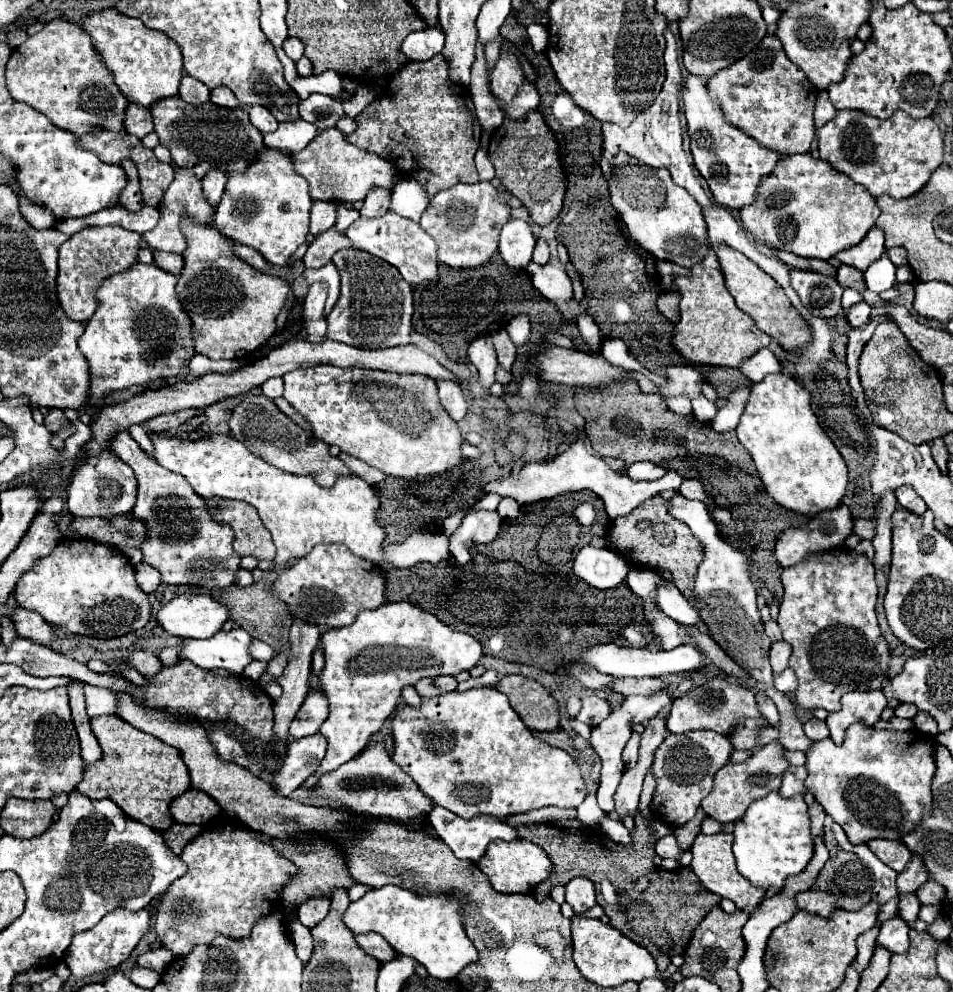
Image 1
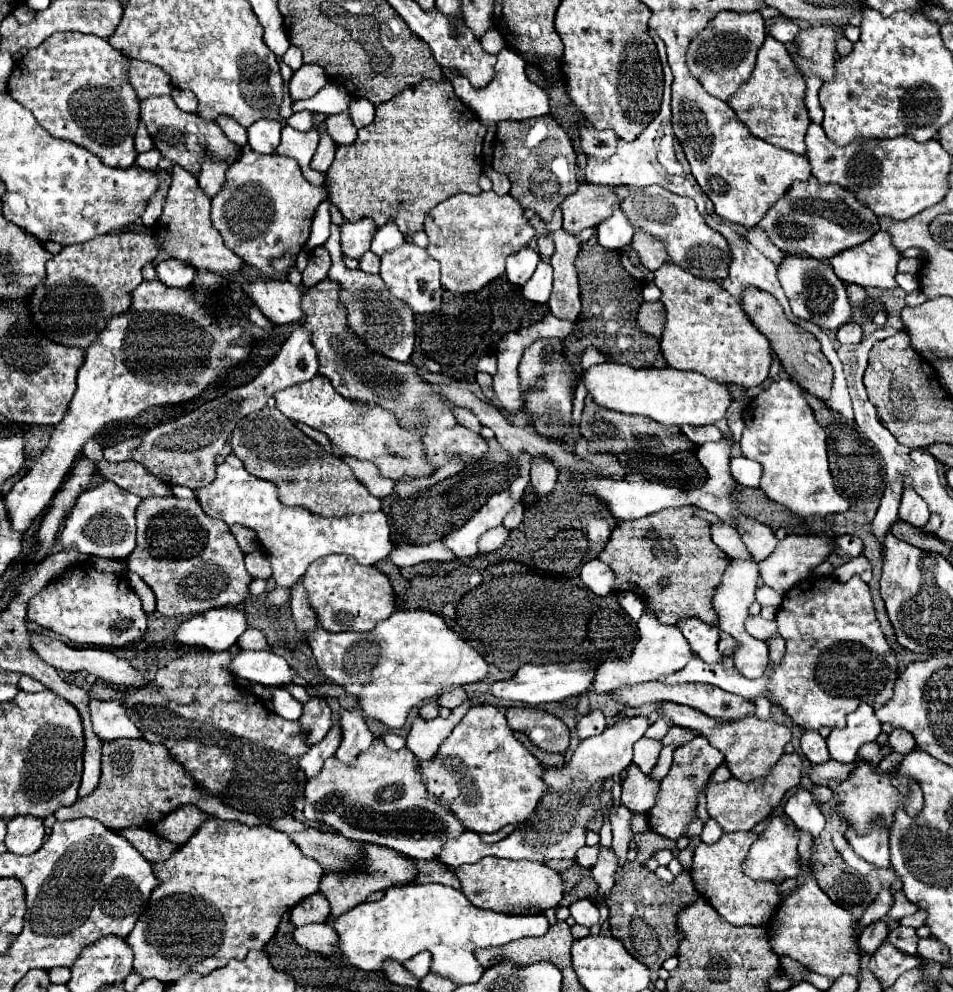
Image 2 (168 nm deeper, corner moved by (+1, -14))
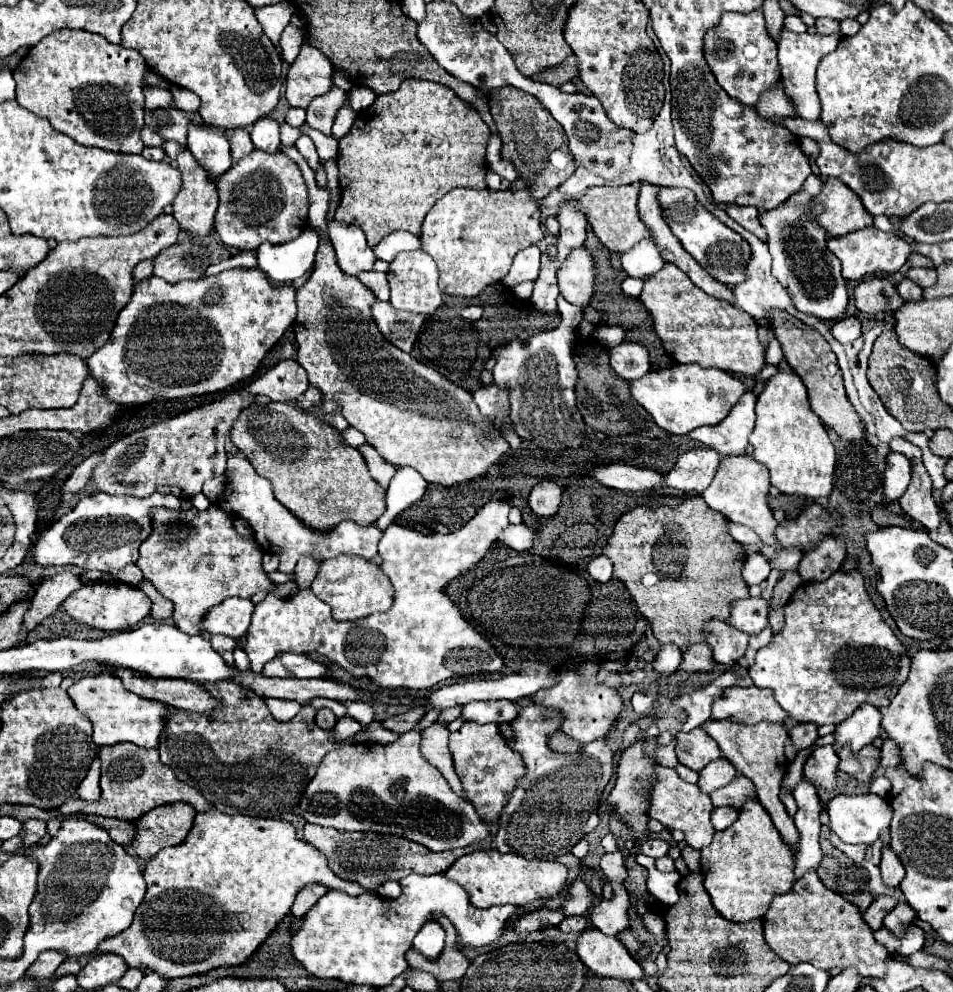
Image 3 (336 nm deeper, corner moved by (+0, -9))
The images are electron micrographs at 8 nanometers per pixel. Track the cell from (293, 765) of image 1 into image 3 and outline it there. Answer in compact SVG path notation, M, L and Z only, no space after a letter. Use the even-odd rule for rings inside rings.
M344 716L344 718L340 718L340 720L336 722L336 726L334 726L334 730L332 730L332 736L334 736L334 740L346 740L346 738L358 734L360 730L364 730L364 726L362 726L360 722L356 722L356 720L350 718L350 716Z

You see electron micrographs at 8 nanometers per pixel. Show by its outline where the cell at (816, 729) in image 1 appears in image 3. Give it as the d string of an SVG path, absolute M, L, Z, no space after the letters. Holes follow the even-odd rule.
M818 746L804 764L804 778L822 790L836 788L836 772L838 772L838 756L832 746Z

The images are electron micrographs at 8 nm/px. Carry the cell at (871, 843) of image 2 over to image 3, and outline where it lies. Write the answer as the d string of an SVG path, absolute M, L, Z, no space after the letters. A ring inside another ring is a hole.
M840 794L834 796L826 806L826 812L830 816L830 828L836 832L844 842L848 844L872 844L880 838L880 832L888 828L892 818L892 806L888 798L876 796L876 794Z

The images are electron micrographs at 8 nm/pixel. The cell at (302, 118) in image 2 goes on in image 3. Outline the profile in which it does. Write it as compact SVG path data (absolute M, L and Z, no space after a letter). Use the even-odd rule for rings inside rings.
M290 108L286 112L286 124L300 128L304 122L306 122L306 110L302 110L302 108Z

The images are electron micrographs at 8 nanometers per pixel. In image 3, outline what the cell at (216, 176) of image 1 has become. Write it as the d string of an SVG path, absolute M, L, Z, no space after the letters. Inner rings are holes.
M210 126L188 128L188 150L214 176L224 174L232 166L230 144L226 134Z

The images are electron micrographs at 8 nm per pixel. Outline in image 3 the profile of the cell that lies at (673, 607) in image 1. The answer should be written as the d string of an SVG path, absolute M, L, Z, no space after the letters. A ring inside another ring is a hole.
M714 620L706 630L706 642L712 646L712 656L718 664L732 666L744 656L748 646L748 634L736 630L726 622Z

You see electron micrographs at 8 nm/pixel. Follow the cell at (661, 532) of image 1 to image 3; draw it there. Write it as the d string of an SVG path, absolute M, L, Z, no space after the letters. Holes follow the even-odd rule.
M700 496L688 498L688 500L684 500L684 502L682 502L680 506L676 506L676 508L660 506L660 508L654 510L654 508L648 508L648 506L636 506L634 510L626 512L626 514L616 522L614 532L612 532L612 536L610 536L610 540L608 540L606 548L604 548L604 554L606 554L606 556L612 560L612 564L614 564L614 578L618 578L618 580L624 582L626 590L628 590L630 596L636 600L638 610L648 618L648 622L650 622L650 626L652 626L652 634L656 636L658 642L674 642L678 648L684 648L684 646L688 646L688 644L692 644L692 642L702 642L702 640L704 640L704 626L706 626L712 618L718 618L718 620L726 622L726 620L730 618L730 604L732 604L734 600L738 600L738 598L746 598L746 596L748 596L748 586L746 586L746 582L744 582L744 578L742 578L744 554L742 554L742 550L738 552L738 542L730 536L726 524L728 524L728 520L726 520L720 512L712 510Z

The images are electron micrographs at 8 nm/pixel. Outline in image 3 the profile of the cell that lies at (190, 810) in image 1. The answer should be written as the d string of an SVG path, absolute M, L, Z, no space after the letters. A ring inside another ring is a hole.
M164 804L134 822L136 834L130 842L130 852L142 860L150 860L166 846L182 844L192 828L196 810L190 804Z

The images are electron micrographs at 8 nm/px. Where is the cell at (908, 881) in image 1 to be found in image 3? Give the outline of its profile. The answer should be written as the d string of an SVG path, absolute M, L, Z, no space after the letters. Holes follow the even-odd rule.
M898 902L898 906L884 918L884 928L894 932L894 936L904 936L908 926L914 922L916 914L910 906L906 906L906 902Z

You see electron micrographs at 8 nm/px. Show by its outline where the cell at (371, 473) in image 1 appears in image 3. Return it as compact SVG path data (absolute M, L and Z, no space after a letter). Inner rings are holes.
M362 444L358 450L362 452L362 456L364 456L366 464L368 464L368 470L370 470L370 474L372 474L372 478L374 478L382 488L388 488L388 482L390 482L392 476L396 474L396 468L394 468L390 462L386 462L370 444Z

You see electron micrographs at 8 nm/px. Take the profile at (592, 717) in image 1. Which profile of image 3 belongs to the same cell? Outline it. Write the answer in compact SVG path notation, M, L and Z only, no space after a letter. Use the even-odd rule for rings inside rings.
M576 668L560 670L558 682L550 690L538 690L538 694L528 696L528 700L532 704L544 706L548 710L560 712L562 714L560 730L564 730L564 734L568 734L578 744L588 744L598 738L606 738L624 708L622 696L618 694L616 688L608 688L606 684L598 682L596 678L582 680L580 672Z

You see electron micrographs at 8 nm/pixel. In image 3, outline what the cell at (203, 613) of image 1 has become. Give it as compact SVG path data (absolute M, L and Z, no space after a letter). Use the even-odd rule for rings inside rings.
M226 598L224 602L220 602L218 606L214 606L204 622L202 628L208 634L226 634L232 638L240 638L246 634L248 626L250 626L250 618L254 612L254 604L248 598Z

